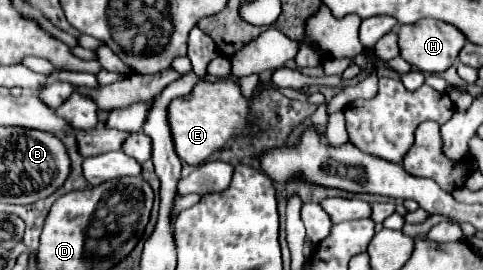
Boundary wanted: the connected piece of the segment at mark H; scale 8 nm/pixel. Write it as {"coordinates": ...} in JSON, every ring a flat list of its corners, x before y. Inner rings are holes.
{"coordinates":[[422,19,412,25,400,25,398,27,398,45,400,45,400,57,406,59,414,69,422,73,442,73,454,61,458,59,460,49,466,43,466,35,460,33,454,25,448,25,444,21,436,19]]}

